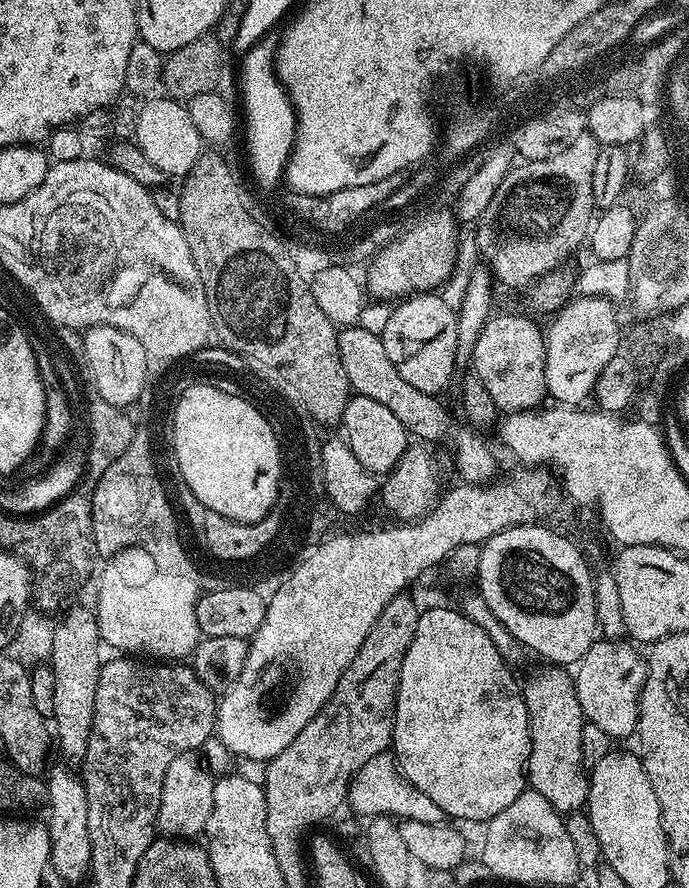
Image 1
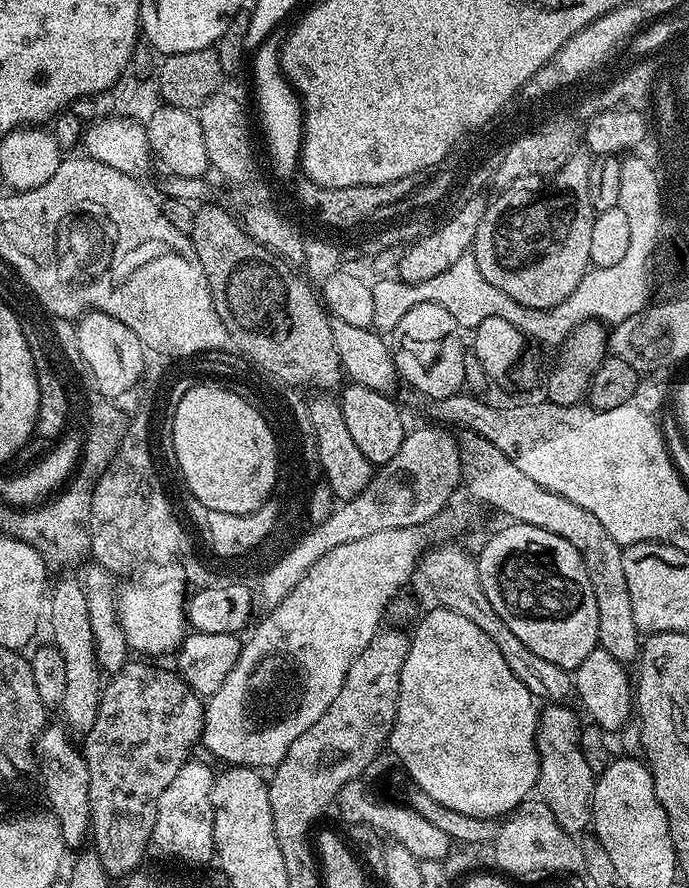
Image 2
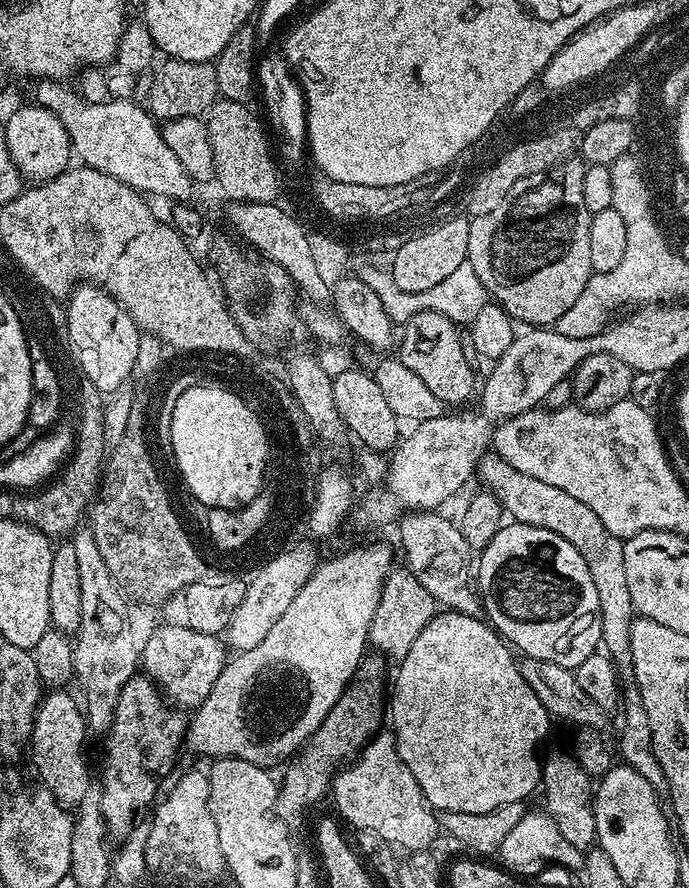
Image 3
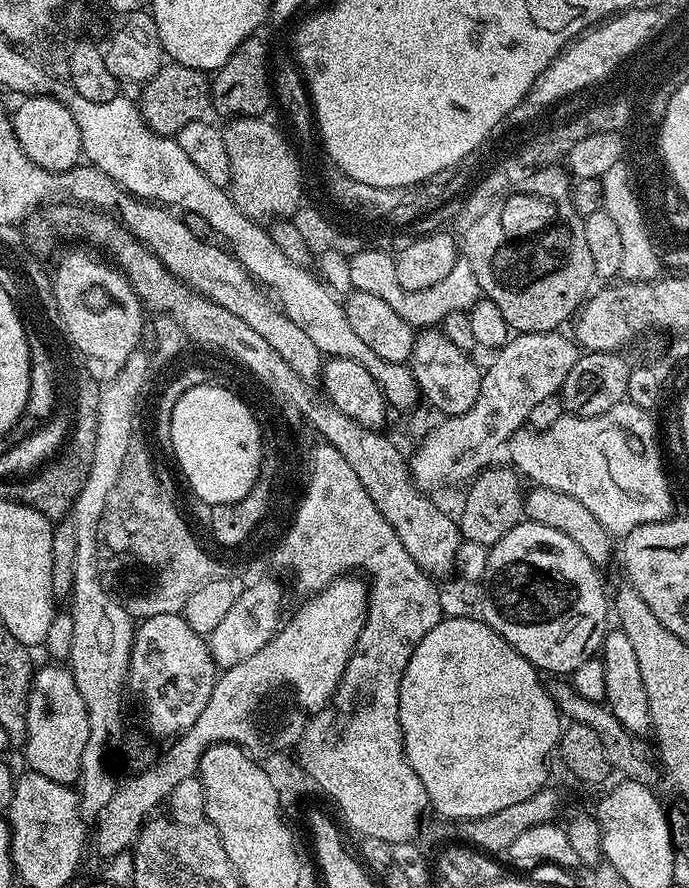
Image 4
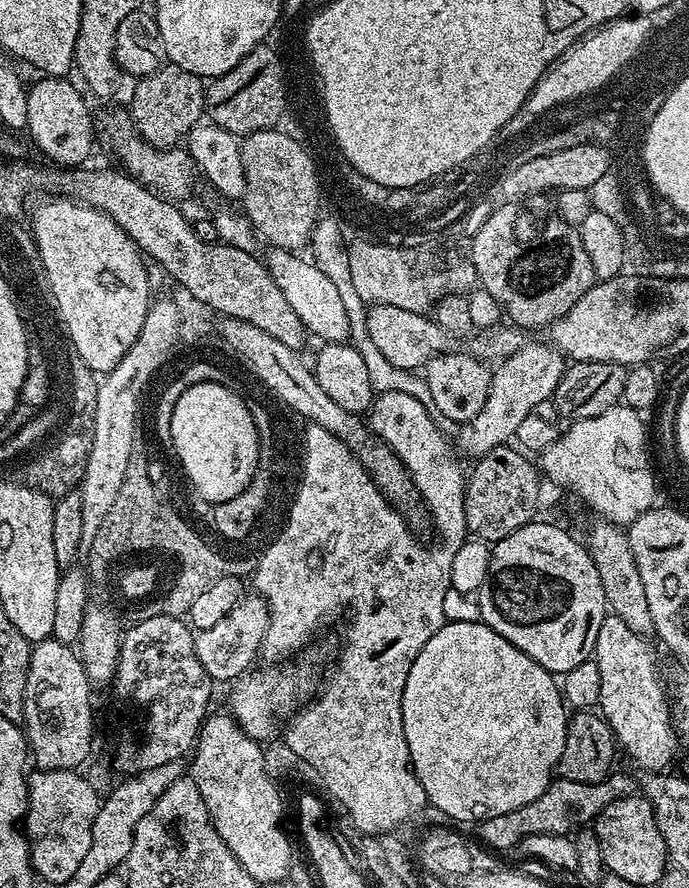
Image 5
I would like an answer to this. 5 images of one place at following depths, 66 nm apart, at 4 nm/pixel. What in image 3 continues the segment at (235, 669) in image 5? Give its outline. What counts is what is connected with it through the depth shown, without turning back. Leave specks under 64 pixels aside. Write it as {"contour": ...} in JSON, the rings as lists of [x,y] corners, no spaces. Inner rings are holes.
{"contour":[[[295,544],[285,547],[273,564],[260,571],[260,575],[256,576],[257,584],[246,585],[246,598],[242,598],[238,610],[234,610],[234,618],[230,618],[226,633],[227,647],[233,653],[254,650],[254,646],[258,646],[258,642],[262,642],[262,638],[270,634],[274,622],[278,622],[278,618],[286,614],[286,609],[290,607],[290,602],[294,602],[298,590],[302,590],[302,586],[306,586],[308,579],[315,574],[318,567],[315,546]]]}

